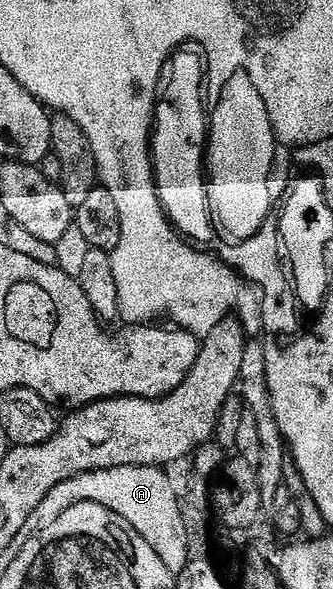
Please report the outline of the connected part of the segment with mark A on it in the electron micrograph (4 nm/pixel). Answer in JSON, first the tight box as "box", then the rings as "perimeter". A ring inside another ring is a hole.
{"box":[73,467,188,573],"perimeter":[[[115,467],[90,471],[79,476],[73,484],[75,500],[84,503],[97,503],[110,509],[118,517],[128,522],[128,526],[136,531],[162,557],[162,565],[170,573],[183,571],[188,564],[186,530],[182,523],[180,505],[176,503],[175,491],[170,489],[164,471],[159,467]]]}

